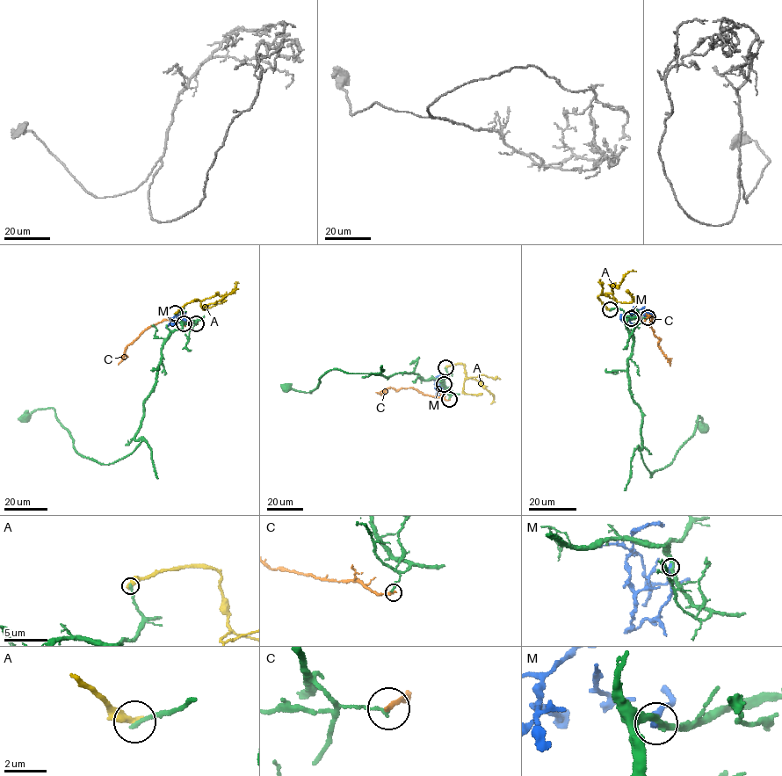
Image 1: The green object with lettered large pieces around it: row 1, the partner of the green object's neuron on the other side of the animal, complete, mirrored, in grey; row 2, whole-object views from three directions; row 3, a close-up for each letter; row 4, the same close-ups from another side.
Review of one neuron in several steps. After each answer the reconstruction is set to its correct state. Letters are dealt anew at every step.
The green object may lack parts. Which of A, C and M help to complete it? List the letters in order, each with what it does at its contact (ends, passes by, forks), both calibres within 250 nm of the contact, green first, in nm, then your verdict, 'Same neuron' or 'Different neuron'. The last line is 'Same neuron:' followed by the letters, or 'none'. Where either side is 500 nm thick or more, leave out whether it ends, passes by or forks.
A: It ends there. Thickness 200 nm (green) against 480 nm. Different neuron
C: It ends there. Thickness 140 nm (green) against 240 nm. Different neuron
M: It ends there. Thickness 320 nm (green) against 360 nm. Different neuron
Same neuron: none

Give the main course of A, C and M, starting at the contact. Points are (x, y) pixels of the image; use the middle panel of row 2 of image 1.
A: (445, 367), (462, 364), (467, 377), (480, 381), (492, 394), (494, 397), (491, 403)
C: (449, 400), (425, 395), (411, 388), (397, 390), (390, 388), (381, 393), (375, 392)
M: (444, 384), (444, 391), (437, 396), (435, 381), (439, 388), (448, 388)

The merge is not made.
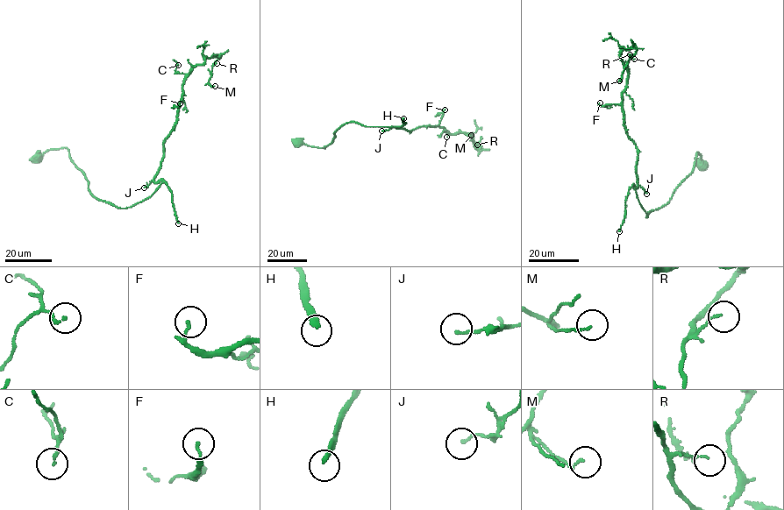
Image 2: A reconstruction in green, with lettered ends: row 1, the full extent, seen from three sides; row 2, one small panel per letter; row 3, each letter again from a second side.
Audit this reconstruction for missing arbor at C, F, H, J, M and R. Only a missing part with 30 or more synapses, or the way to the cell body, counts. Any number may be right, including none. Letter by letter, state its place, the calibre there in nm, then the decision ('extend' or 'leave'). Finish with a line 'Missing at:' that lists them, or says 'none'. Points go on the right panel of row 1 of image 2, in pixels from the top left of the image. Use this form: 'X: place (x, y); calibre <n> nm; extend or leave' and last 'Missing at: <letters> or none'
C: place (634, 59); calibre 110 nm; leave
F: place (600, 102); calibre 80 nm; leave
H: place (619, 231); calibre 240 nm; extend
J: place (646, 194); calibre 120 nm; leave
M: place (619, 81); calibre 130 nm; leave
R: place (630, 54); calibre 110 nm; leave
Missing at: H

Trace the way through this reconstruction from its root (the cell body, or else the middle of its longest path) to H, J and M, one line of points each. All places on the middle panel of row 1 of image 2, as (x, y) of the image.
H: (298, 143), (324, 148), (337, 130), (347, 123), (399, 127), (405, 123), (403, 118)
J: (298, 143), (324, 148), (331, 142), (337, 130), (349, 122), (366, 126), (401, 126), (381, 131)
M: (298, 143), (324, 148), (354, 122), (410, 131), (442, 127), (471, 134), (481, 151), (471, 135)

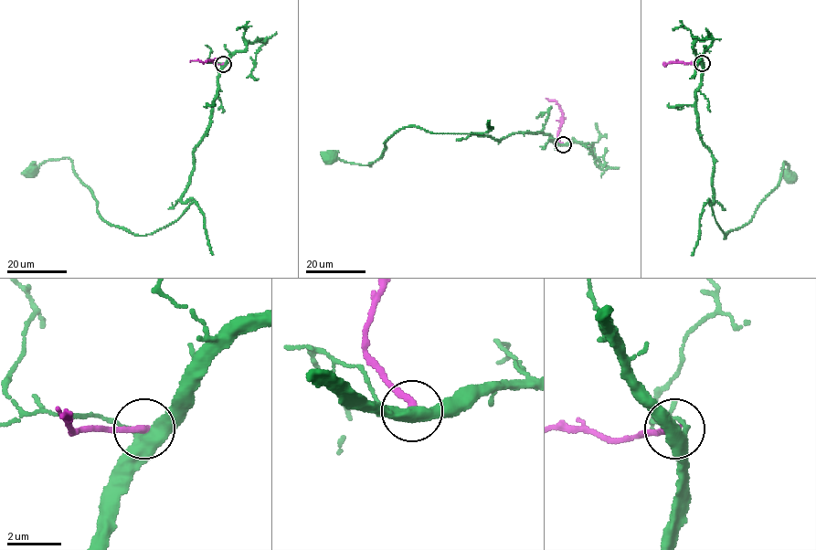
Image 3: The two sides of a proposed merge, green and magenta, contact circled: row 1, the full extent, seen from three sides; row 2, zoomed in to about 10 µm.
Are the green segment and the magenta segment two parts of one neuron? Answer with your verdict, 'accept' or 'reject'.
reject

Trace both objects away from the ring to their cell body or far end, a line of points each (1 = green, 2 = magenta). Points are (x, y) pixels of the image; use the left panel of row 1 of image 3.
1: (223, 64), (181, 198), (192, 202), (167, 225), (140, 236), (103, 220), (68, 158), (31, 168)
2: (223, 64), (216, 64), (211, 60), (190, 61)

